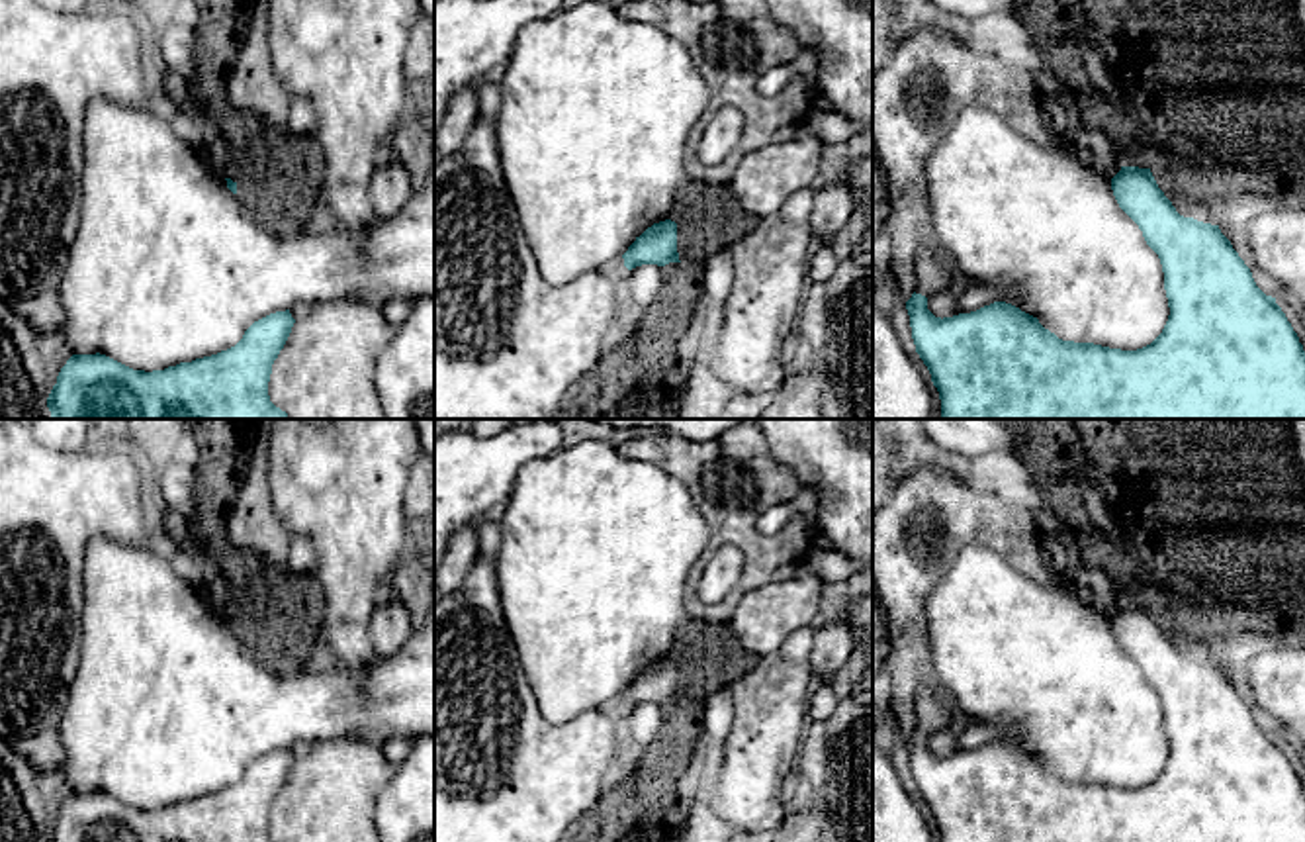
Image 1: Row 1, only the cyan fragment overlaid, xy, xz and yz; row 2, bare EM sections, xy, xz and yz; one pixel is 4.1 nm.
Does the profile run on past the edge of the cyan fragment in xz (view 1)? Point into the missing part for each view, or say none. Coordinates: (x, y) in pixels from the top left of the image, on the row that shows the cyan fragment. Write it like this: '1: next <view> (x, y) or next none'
1: next none

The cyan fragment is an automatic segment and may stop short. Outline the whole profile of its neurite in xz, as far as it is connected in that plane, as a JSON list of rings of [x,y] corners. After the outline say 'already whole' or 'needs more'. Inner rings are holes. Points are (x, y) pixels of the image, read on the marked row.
[[[671,219],[648,227],[622,255],[628,270],[642,264],[665,266],[681,262],[677,253],[677,223]]] | already whole

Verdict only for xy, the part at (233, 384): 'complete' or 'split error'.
complete

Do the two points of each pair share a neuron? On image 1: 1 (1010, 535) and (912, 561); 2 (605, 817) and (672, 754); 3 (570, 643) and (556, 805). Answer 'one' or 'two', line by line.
1: one
2: one
3: two

